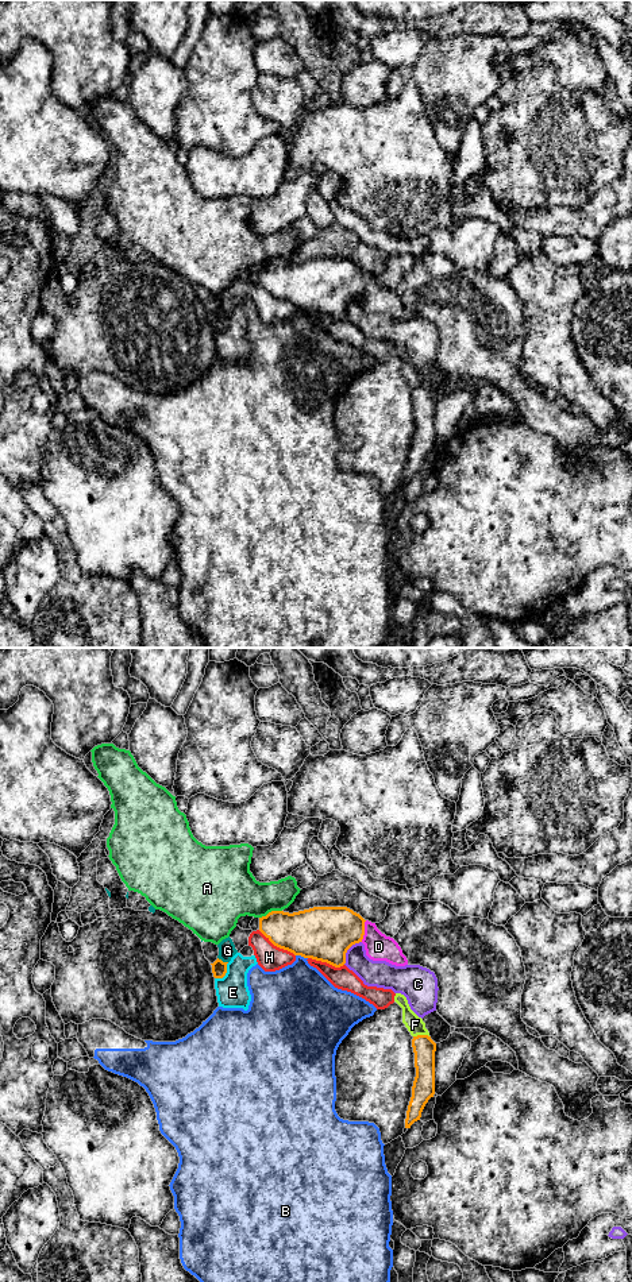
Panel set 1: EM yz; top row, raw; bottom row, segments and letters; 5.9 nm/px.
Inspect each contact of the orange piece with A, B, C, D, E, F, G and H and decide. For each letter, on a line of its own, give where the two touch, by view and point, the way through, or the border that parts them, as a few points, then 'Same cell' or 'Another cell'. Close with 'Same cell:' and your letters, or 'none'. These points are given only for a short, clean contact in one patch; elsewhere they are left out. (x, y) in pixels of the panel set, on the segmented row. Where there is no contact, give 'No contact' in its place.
A: Touches orange at yz (270, 912). Another cell
B: Touches orange at yz (301, 956). Another cell
C: Touches orange at yz (347, 949). Another cell
D: Touches orange at yz (363, 931). Another cell
E: Touches orange at yz (226, 972). Boundary: yz (228, 962), (227, 972), (222, 977), (215, 979). Another cell
F: Touches orange at yz (420, 1035). Boundary: yz (428, 1035), (413, 1037). Another cell
G: Touches orange at yz (222, 961). Boundary: yz (218, 957), (227, 962). Another cell
H: Touches orange at yz (277, 946). Another cell
Same cell: none

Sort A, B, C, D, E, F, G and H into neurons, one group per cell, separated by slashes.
A / B / C / D / E / F G H

